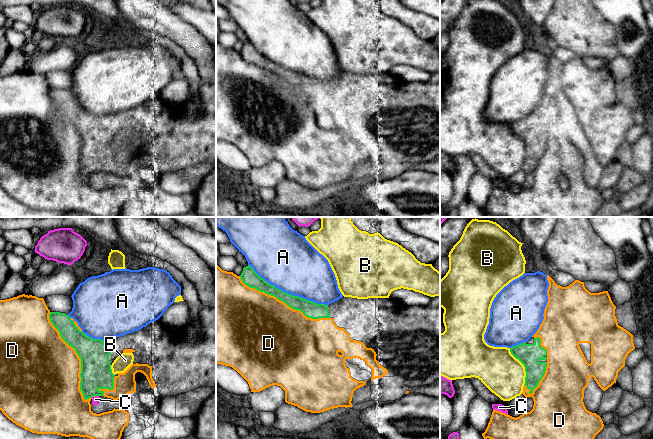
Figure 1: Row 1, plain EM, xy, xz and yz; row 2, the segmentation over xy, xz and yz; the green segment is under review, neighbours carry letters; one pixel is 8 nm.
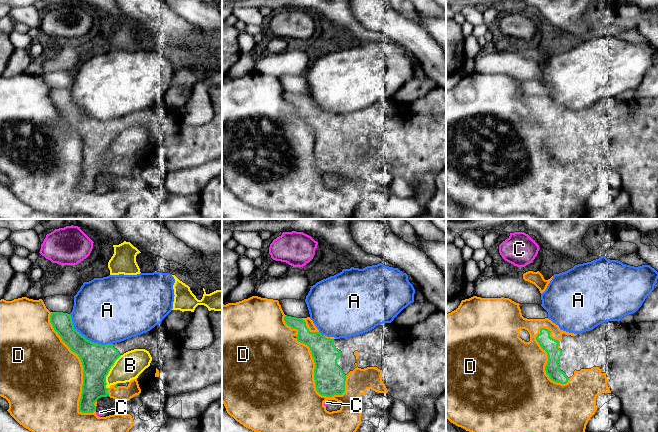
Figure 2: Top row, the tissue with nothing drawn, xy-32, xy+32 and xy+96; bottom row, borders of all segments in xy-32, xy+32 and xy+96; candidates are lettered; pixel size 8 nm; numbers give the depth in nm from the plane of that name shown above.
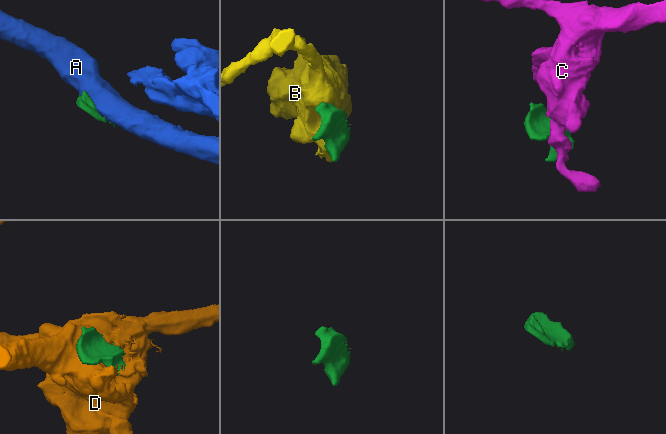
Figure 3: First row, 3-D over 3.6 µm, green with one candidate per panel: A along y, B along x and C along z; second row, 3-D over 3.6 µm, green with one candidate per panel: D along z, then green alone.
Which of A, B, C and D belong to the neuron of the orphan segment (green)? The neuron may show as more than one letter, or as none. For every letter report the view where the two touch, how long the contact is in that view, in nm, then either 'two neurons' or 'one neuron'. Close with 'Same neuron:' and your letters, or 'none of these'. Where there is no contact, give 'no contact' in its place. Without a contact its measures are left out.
A: xz | 700 nm | two neurons
B: yz | 320 nm | two neurons
C: xy | 30 nm | two neurons
D: xy | 750 nm | two neurons
Same neuron: none of these

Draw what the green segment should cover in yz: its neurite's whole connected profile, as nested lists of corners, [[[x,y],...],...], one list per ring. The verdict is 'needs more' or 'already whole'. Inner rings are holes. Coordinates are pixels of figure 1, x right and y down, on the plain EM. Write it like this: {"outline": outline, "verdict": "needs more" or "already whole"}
{"outline": [[[531,113],[528,117],[510,124],[511,130],[525,143],[525,162],[530,170],[538,162],[547,143],[547,126],[540,119],[539,113]]], "verdict": "needs more"}

